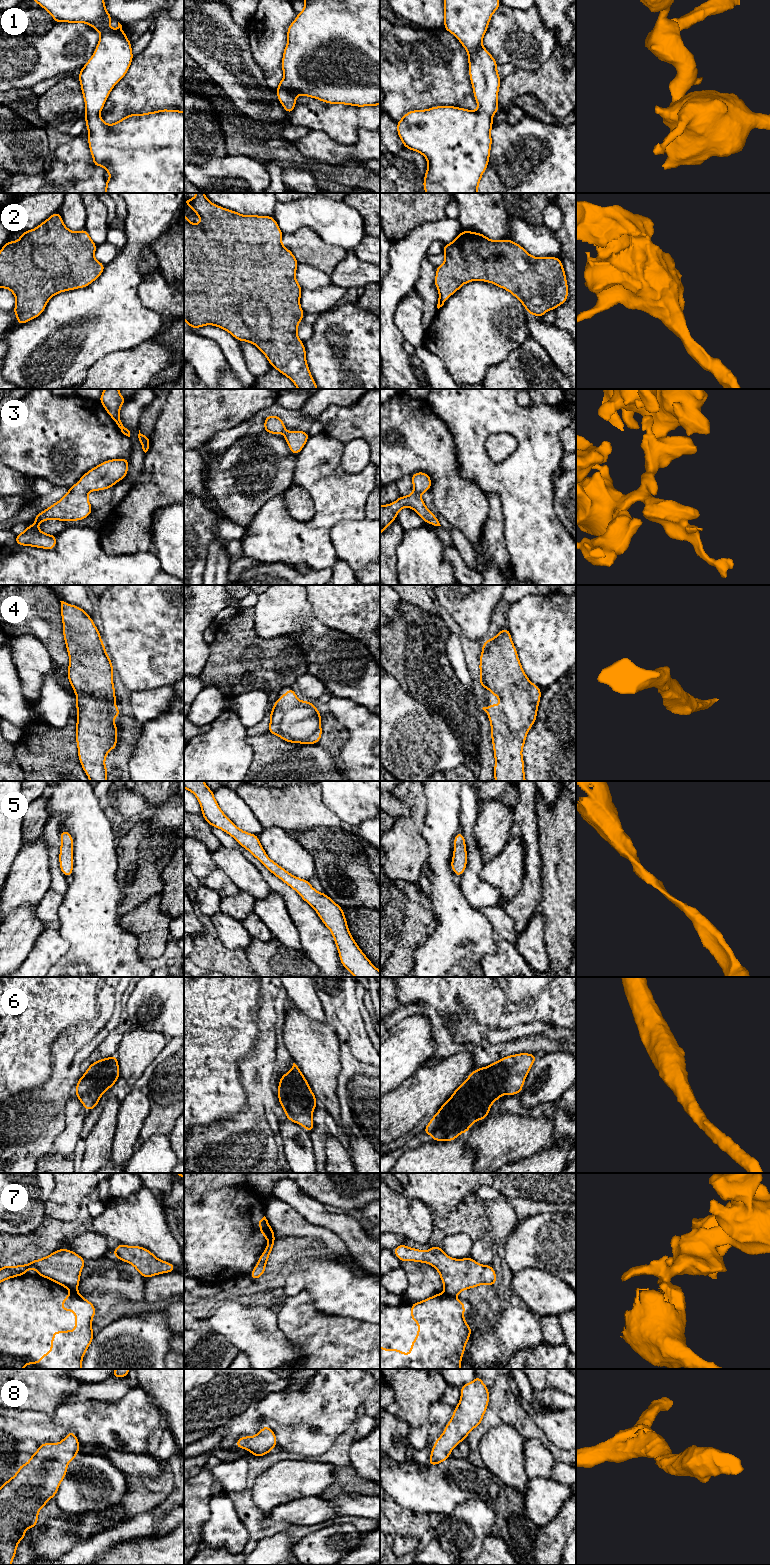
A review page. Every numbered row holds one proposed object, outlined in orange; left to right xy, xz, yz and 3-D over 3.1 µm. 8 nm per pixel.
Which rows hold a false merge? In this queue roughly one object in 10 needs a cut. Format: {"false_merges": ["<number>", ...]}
{"false_merges": ["7"]}

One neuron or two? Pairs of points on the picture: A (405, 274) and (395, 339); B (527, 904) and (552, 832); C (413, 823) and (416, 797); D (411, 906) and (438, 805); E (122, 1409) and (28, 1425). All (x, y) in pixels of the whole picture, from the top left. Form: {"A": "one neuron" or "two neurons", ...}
{"A": "one neuron", "B": "two neurons", "C": "one neuron", "D": "two neurons", "E": "one neuron"}

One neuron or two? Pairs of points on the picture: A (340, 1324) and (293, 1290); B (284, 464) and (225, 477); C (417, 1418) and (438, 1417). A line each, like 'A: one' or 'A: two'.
A: two
B: one
C: two

